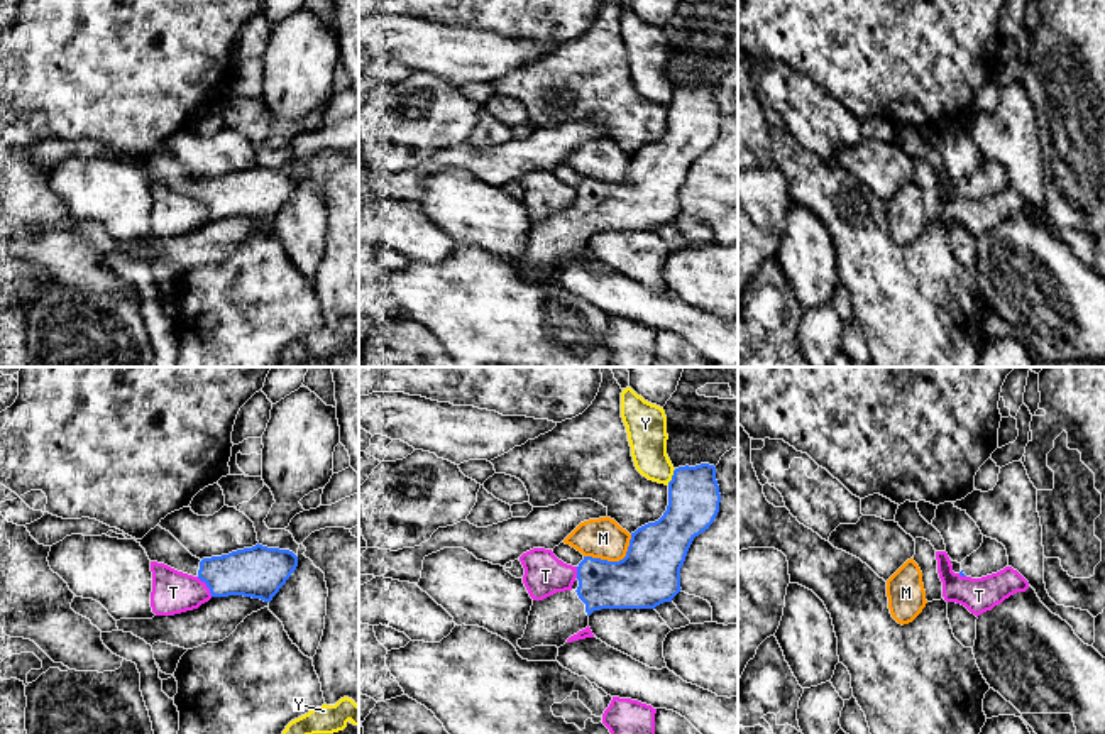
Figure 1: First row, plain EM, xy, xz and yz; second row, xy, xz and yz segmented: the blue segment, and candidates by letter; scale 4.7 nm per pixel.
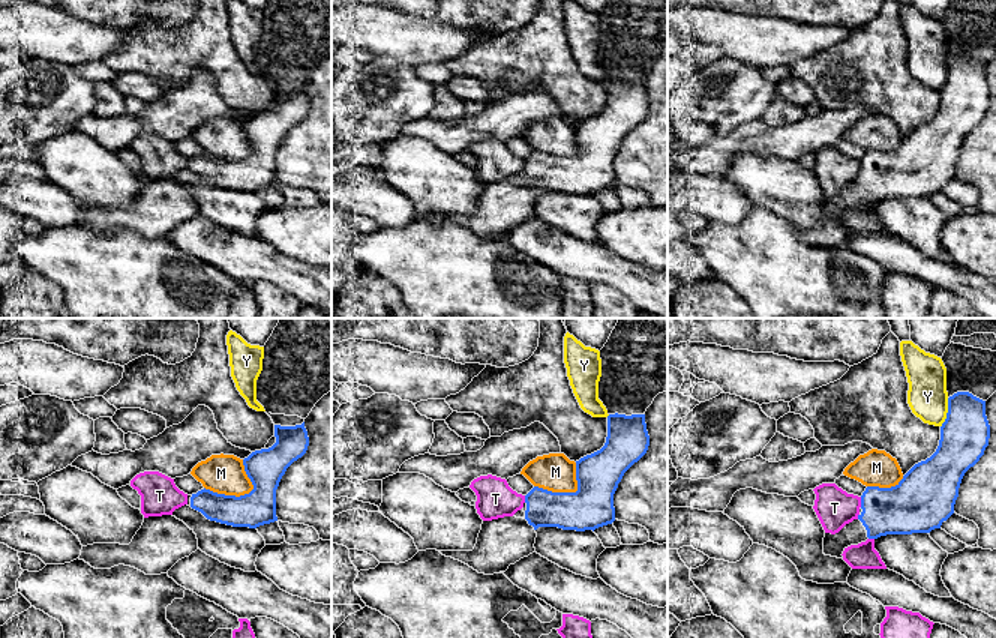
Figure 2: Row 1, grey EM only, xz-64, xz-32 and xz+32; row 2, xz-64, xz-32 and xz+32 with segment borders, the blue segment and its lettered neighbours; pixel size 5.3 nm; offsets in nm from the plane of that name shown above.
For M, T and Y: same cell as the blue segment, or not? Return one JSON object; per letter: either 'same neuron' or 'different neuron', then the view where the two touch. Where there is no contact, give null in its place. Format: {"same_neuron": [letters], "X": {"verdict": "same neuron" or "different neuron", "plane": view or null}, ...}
{"same_neuron": [], "M": {"verdict": "different neuron", "plane": "xz"}, "T": {"verdict": "different neuron", "plane": "xy"}, "Y": {"verdict": "different neuron", "plane": "xz"}}

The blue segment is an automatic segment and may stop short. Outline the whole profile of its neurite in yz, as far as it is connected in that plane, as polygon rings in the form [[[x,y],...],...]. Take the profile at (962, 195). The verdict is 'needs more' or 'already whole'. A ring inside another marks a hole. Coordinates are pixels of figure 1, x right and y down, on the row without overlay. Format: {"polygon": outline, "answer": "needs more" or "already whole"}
{"polygon": [[[983,157],[981,167],[961,183],[961,198],[981,200],[1009,188],[1007,171],[997,161]]], "answer": "needs more"}

